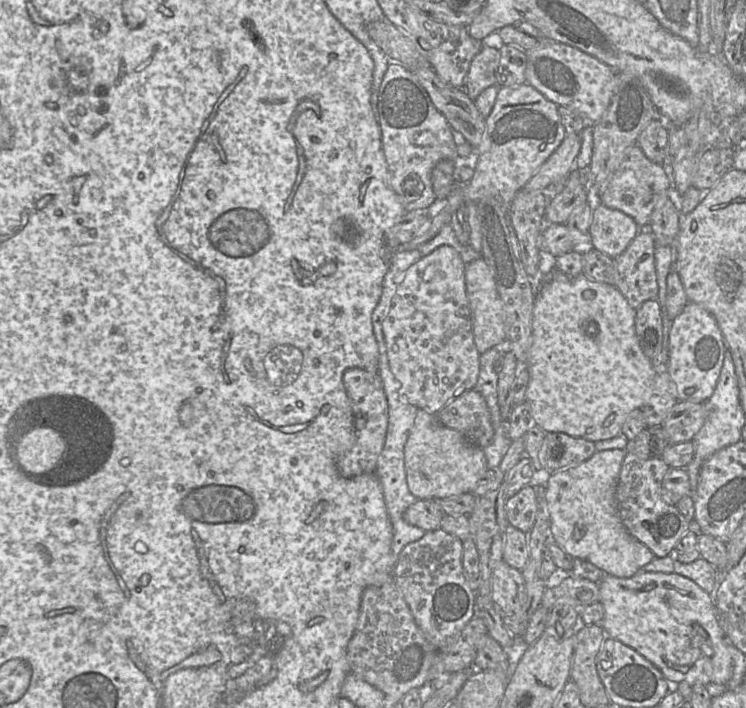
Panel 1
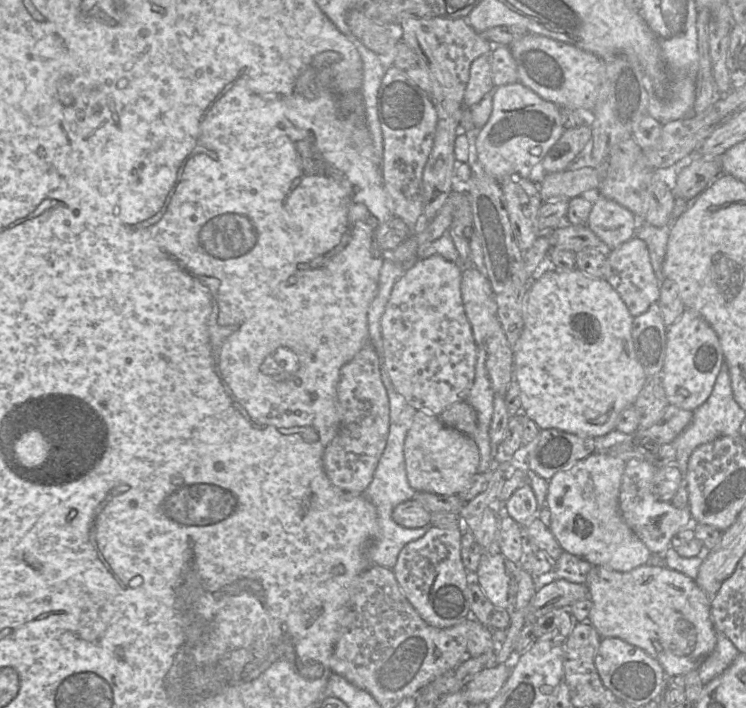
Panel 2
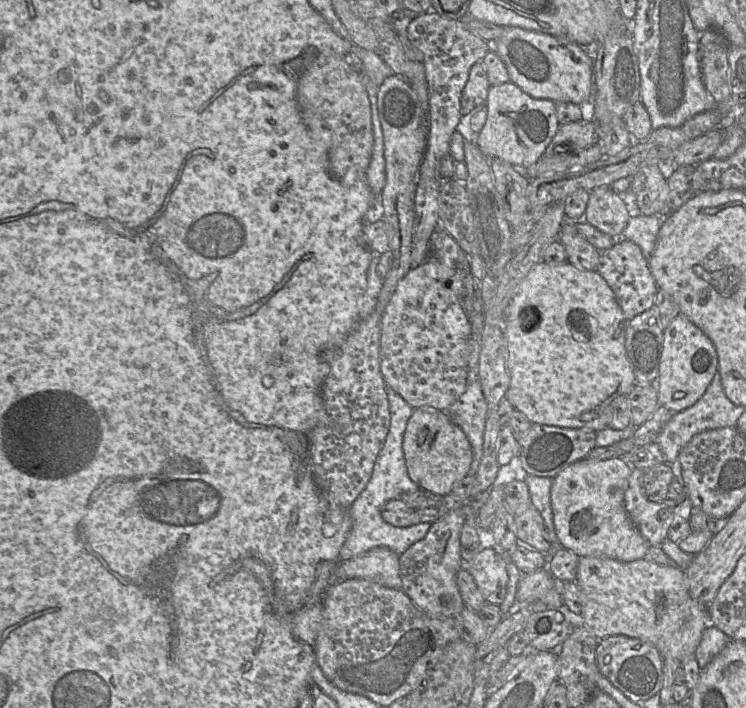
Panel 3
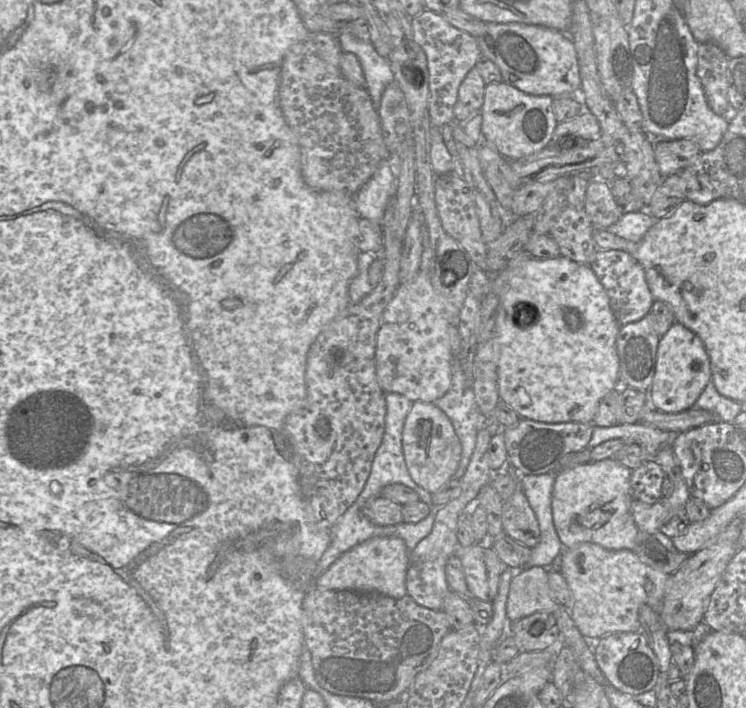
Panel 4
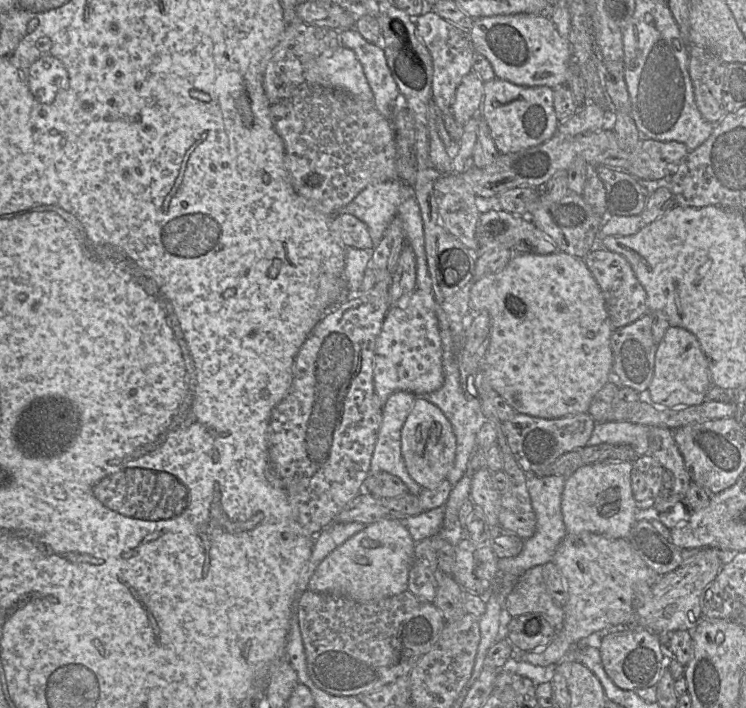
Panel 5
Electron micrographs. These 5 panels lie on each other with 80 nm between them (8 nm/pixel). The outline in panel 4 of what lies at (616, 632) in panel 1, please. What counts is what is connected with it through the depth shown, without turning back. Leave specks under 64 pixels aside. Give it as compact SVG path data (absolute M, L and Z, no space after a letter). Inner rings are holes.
M590 542L563 549L561 574L574 597L570 616L580 634L592 642L614 632L641 632L640 607L646 604L660 614L669 577L645 564L632 550L609 550Z

